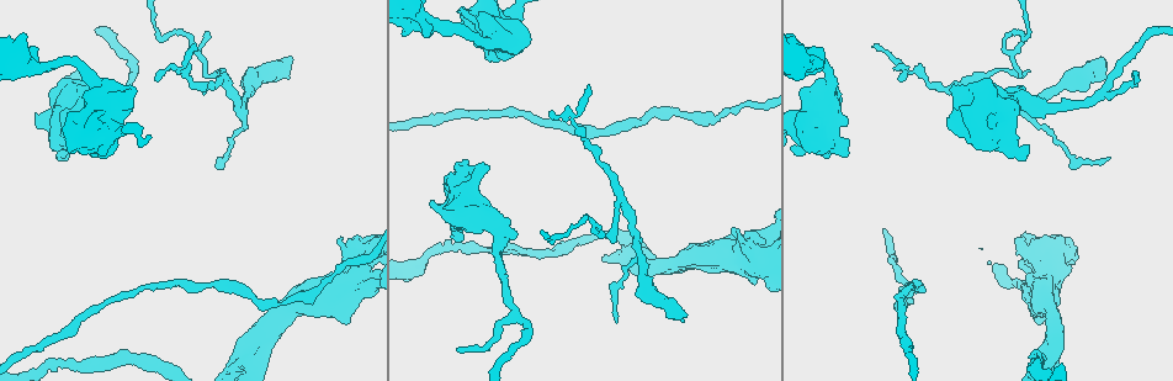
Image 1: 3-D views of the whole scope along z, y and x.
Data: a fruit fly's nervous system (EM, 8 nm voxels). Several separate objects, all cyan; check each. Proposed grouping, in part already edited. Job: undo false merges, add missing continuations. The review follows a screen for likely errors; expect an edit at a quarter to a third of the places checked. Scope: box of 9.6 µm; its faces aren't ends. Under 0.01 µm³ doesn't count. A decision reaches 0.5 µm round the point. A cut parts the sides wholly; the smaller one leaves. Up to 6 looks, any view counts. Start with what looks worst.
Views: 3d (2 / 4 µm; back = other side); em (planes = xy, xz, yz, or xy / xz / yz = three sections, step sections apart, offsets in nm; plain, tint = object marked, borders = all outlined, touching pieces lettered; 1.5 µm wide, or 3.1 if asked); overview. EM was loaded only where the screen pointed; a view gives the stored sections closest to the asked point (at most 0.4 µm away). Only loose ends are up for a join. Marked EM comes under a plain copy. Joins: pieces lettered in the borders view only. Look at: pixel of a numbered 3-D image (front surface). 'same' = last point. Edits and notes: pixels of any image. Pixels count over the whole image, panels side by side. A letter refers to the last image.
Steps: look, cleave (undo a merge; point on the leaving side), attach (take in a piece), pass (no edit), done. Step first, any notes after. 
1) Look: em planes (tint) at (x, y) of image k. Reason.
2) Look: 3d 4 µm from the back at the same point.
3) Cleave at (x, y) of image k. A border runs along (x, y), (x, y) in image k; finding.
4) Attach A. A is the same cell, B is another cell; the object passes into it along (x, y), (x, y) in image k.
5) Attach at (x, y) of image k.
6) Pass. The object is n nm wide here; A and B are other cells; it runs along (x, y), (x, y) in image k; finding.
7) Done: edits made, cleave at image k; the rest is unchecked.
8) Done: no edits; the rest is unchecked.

Look: 3d 2 µm at (290, 56) of image 1. An open end.

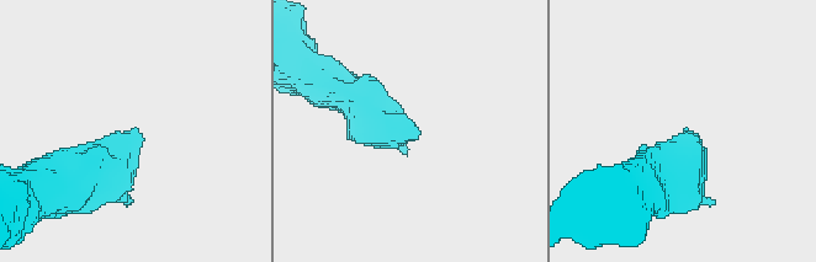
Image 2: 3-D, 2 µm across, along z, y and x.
Look: em 3.1 µm planes (borders) at (138, 132) of image 2.

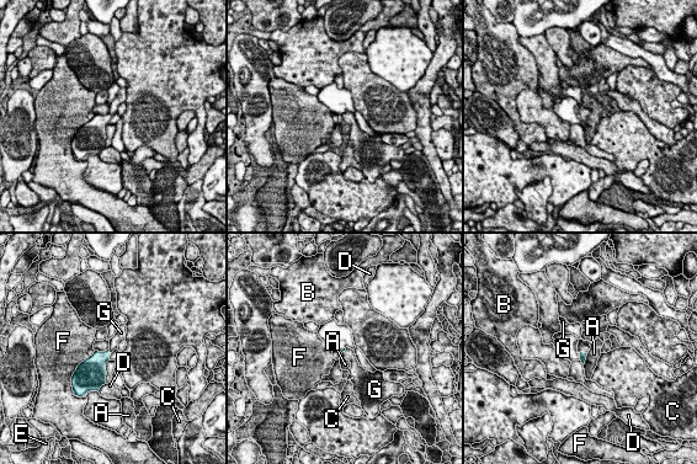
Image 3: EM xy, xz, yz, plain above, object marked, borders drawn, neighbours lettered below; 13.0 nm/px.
Attach G. G is the same cell, A, B, C, D, E and F are other cells; the object passes into it along (583, 356), (583, 352), (583, 346) in image 3; the cell continues.

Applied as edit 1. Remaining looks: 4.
Look: overview. Redraw.

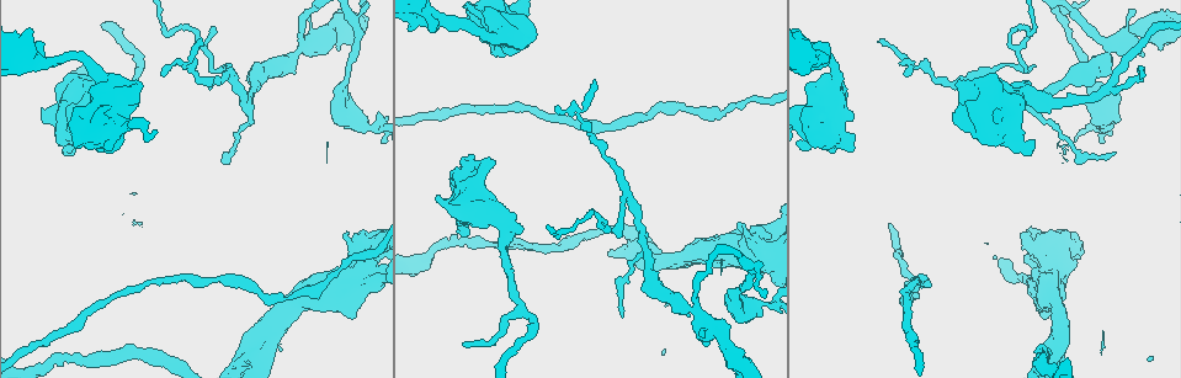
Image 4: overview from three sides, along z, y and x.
Look: em planes (borders) at (1143, 75) of image 4. Tapers out.

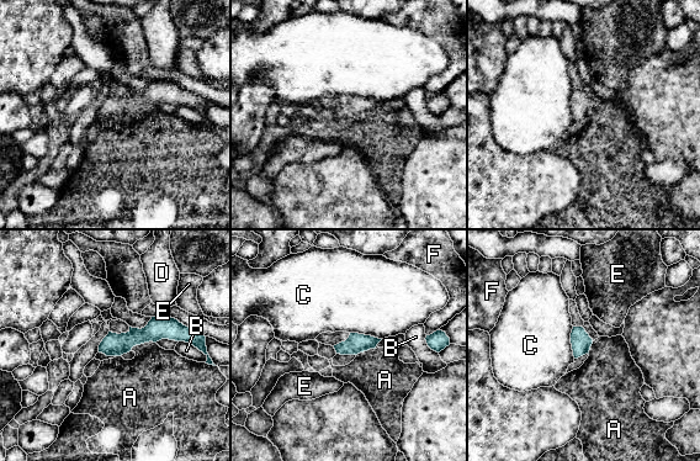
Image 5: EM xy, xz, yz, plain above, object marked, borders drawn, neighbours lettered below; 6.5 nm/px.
Attach A. A is the same cell, B, C, D, E and F are other cells; it goes on there.

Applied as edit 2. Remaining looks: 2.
Done: edits made, attach at image 3, attach at image 5; the rest is unchecked.

